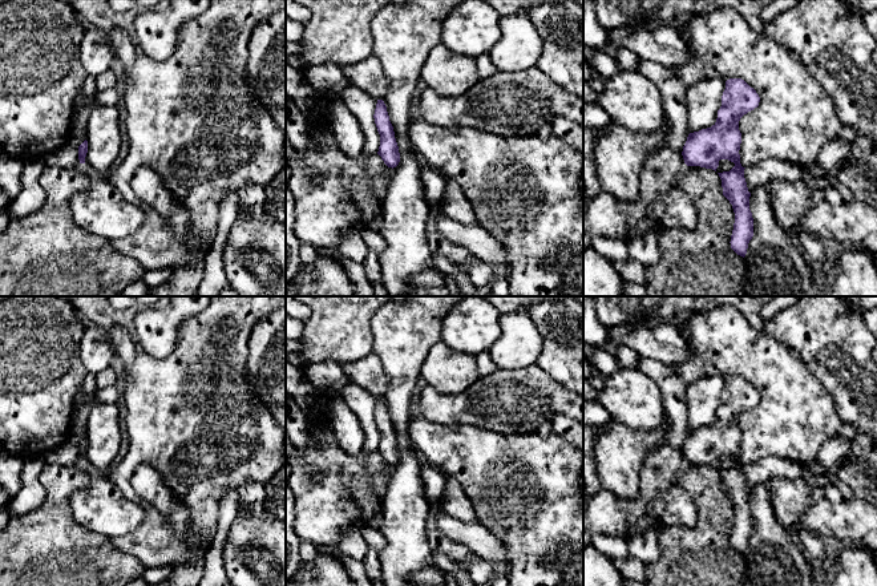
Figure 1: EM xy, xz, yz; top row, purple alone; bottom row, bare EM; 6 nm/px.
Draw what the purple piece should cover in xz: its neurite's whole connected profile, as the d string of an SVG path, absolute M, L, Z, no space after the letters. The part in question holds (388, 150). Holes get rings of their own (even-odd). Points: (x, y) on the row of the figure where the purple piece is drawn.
M377 100L373 118L380 134L380 146L377 154L388 167L393 169L400 162L400 153L395 138L393 126L389 121L387 106L383 100Z

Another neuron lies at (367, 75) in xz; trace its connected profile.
M375 56L360 62L347 64L341 69L351 85L363 89L376 100L384 98L388 81L380 61Z

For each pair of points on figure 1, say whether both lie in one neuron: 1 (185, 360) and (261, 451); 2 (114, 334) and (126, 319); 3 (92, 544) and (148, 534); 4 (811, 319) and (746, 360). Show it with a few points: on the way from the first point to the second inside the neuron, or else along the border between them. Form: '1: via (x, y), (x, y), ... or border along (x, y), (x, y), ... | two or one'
1: via (203, 383), (203, 390), (215, 405), (238, 428) | one
2: border along (106, 328), (124, 326), (132, 332) | two
3: border along (112, 542), (116, 548), (132, 554), (138, 561) | two
4: border along (763, 331), (788, 346), (801, 360) | two

